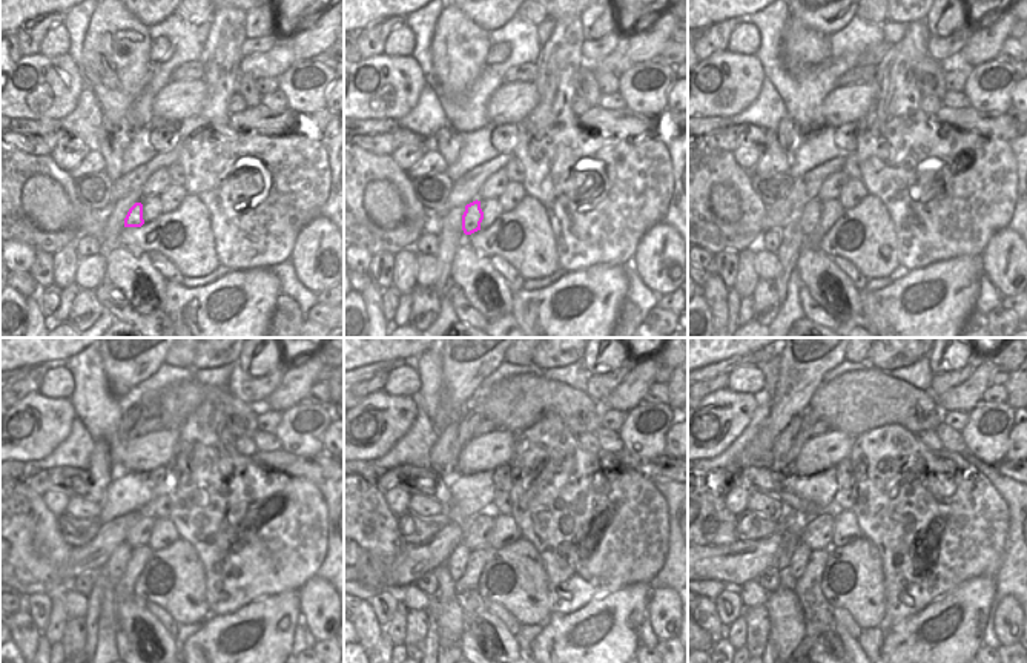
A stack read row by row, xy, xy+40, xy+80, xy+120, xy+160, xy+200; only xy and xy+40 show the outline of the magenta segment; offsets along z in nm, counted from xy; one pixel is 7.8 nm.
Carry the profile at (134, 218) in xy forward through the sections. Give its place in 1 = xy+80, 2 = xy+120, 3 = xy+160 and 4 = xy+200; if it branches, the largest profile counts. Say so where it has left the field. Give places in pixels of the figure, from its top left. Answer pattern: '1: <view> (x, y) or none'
1: xy+80 (811, 215)
2: xy+120 (115, 567)
3: xy+160 (458, 560)
4: xy+200 (800, 557)

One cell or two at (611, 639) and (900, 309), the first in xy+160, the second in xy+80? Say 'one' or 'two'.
one

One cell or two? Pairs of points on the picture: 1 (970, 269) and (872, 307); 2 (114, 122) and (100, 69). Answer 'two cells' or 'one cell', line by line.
1: one cell
2: one cell

